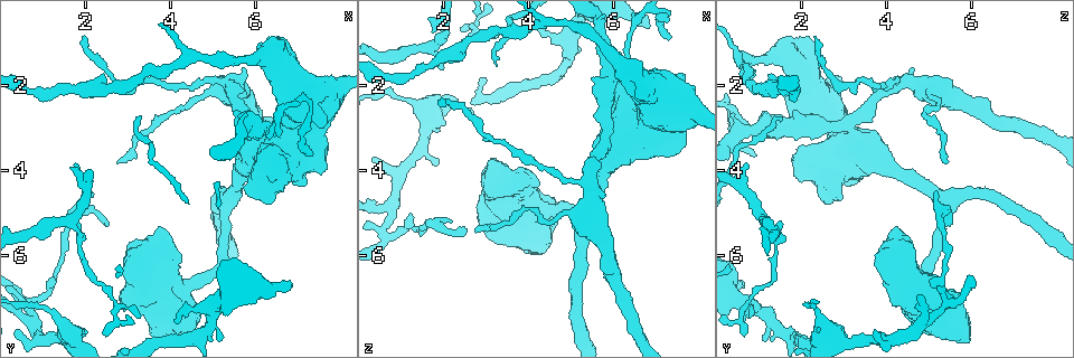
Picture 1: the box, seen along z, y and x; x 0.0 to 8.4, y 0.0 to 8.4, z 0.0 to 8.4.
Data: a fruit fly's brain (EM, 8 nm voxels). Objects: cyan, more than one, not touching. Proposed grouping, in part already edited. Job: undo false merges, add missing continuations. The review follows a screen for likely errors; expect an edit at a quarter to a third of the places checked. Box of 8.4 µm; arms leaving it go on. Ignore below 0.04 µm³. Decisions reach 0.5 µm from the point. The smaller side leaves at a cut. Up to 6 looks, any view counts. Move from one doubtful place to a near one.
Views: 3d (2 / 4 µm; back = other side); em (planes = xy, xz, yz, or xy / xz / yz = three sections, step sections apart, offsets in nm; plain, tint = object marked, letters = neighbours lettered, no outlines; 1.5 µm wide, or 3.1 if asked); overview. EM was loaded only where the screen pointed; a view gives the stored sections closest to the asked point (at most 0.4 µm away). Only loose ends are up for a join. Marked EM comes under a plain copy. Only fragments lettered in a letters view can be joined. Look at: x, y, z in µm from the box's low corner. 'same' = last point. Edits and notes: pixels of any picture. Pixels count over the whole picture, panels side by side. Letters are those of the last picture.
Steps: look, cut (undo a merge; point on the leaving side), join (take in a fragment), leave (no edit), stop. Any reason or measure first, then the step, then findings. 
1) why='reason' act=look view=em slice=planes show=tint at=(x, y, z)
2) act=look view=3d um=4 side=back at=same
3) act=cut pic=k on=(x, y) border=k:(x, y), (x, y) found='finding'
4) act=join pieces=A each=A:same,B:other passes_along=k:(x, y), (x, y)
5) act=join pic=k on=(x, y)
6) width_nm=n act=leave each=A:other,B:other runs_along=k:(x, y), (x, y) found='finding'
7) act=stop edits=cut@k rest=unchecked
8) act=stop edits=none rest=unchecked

why='sharp bend' act=look view=em slice=planes show=letters at=(0.65, 7.05, 5.55)

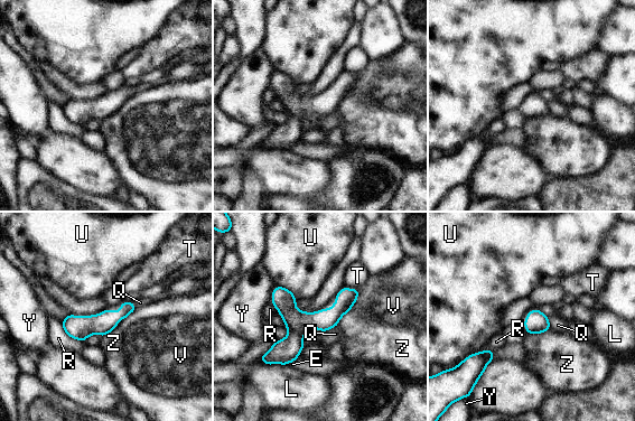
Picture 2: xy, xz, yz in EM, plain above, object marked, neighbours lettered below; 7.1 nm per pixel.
act=leave each=E:other,L:other,Q:other,R:other,T:other,U:other,V:other,Y:other,Z:other border=2:(337, 325), (325, 331) found='continuous, no second neuron'

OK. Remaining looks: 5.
why='thick end' act=look view=em slice=xy step=8 show=letters at=(7.20, 4.35, 3.15)

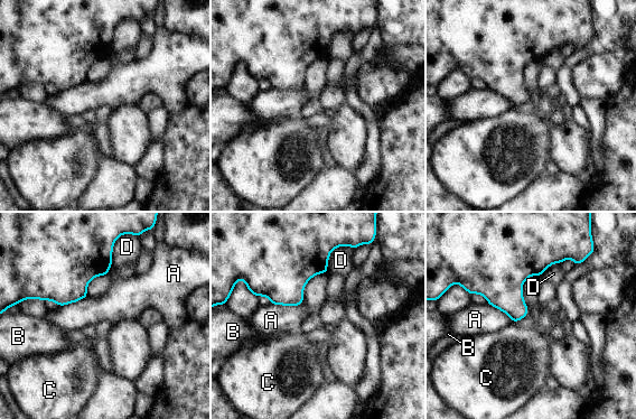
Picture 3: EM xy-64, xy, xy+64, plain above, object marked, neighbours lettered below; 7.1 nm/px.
act=look view=em slice=planes show=letters at=same

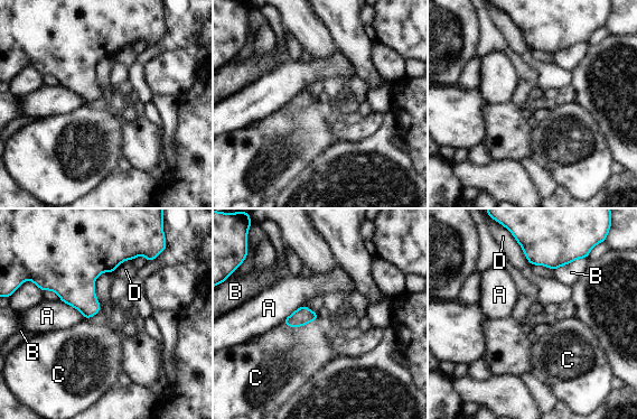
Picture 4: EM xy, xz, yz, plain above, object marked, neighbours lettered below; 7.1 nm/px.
longest_contact=C:240nm act=leave each=A:other,B:other,C:other,D:other found='none of them fits'

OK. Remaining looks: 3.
why='stops while still wide' act=look view=em slice=planes show=letters at=(3.90, 5.40, 4.10)

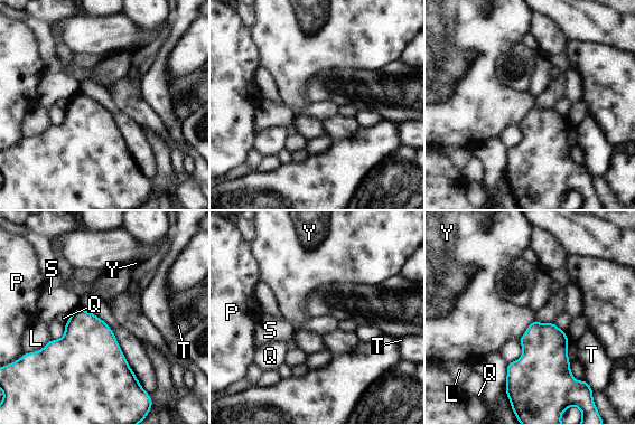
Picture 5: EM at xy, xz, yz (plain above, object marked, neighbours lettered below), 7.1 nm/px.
act=leave each=L:other,P:other,Q:other,S:other,T:other,Y:other border=5:(533, 320), (517, 340) found='no lettered fragment goes on from it'

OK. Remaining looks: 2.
act=stop edits=none rest=unchecked

